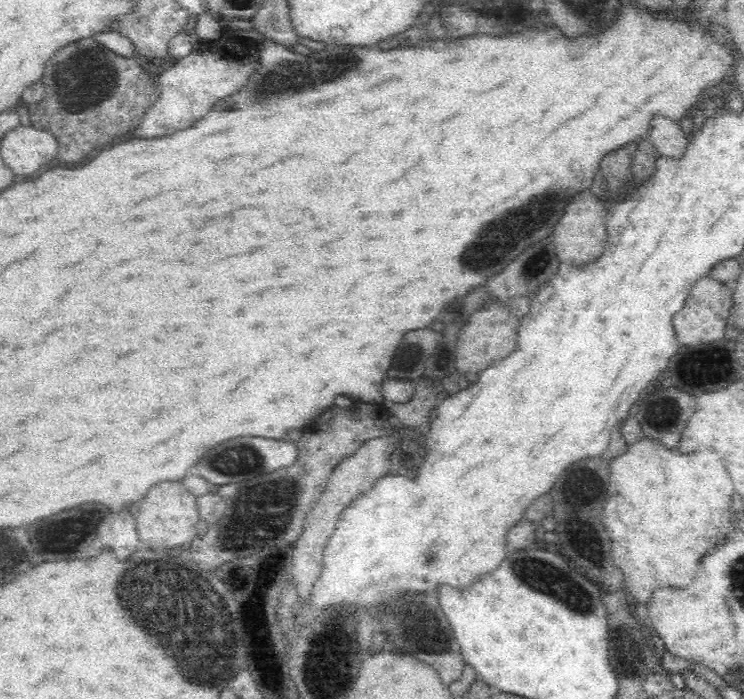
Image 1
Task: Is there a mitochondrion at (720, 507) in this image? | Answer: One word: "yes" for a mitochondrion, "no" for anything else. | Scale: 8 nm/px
no

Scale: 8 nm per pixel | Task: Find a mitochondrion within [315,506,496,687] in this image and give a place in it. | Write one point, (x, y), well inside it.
(411, 616)

